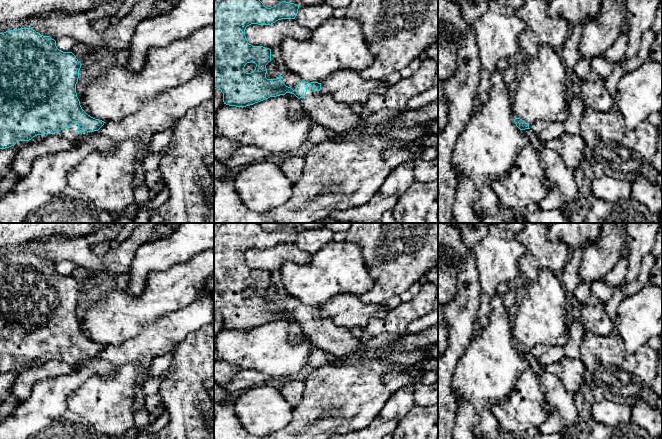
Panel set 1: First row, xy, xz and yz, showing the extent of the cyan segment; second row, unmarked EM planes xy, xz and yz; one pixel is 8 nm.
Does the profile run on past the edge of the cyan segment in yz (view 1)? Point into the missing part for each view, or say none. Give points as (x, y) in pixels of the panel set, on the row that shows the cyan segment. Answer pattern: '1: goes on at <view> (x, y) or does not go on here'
1: goes on at yz (546, 131)

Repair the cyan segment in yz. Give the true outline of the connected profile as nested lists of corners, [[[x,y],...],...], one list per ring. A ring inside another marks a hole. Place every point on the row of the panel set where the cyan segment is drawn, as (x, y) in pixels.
[[[515,118],[514,122],[520,130],[531,129],[545,144],[558,139],[565,133],[563,124],[559,122],[536,121],[529,125],[520,118]]]

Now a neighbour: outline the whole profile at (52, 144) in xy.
[[[58,133],[49,134],[40,141],[26,144],[18,149],[11,165],[11,171],[16,174],[18,179],[23,178],[30,173],[31,166],[37,158],[69,151],[77,143],[77,138],[67,139]]]

